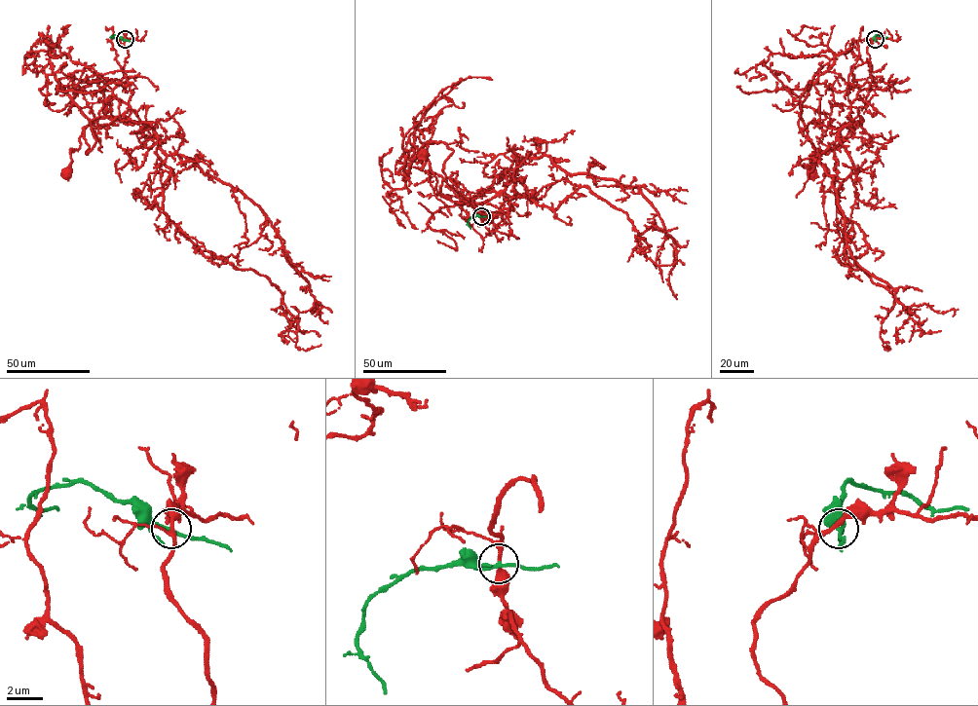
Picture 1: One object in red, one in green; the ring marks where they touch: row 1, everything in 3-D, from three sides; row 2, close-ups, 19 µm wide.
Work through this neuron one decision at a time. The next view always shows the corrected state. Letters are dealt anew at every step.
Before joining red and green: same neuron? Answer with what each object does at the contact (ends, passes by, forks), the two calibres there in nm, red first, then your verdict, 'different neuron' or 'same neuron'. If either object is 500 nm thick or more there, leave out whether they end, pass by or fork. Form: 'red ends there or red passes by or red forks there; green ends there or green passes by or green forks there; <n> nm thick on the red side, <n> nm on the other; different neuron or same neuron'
red passes by; green passes by; 240 nm thick on the red side, 190 nm on the other; different neuron

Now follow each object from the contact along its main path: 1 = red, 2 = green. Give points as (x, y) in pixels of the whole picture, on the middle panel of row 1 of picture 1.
1: (481, 216), (484, 207), (479, 212), (470, 199), (497, 193), (474, 204), (441, 197), (424, 152)
2: (481, 216), (469, 220), (470, 228)

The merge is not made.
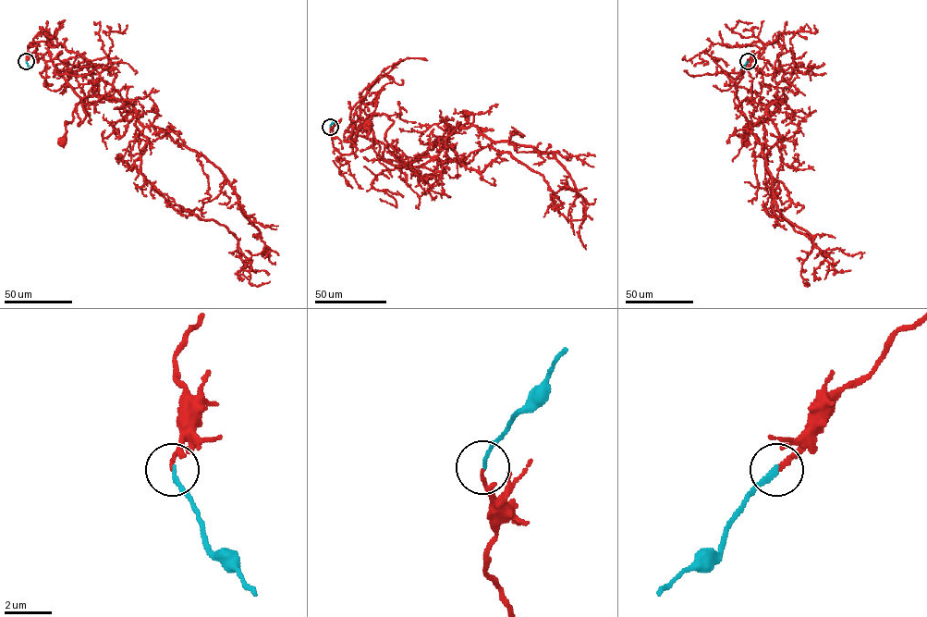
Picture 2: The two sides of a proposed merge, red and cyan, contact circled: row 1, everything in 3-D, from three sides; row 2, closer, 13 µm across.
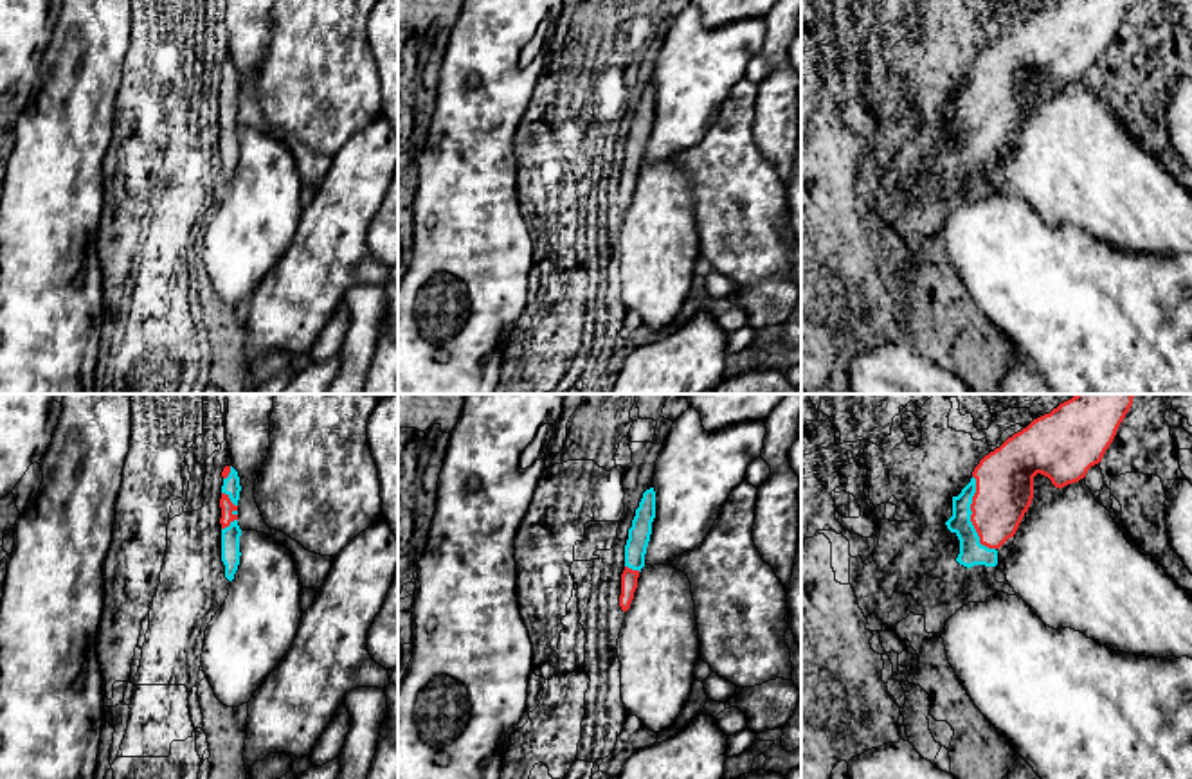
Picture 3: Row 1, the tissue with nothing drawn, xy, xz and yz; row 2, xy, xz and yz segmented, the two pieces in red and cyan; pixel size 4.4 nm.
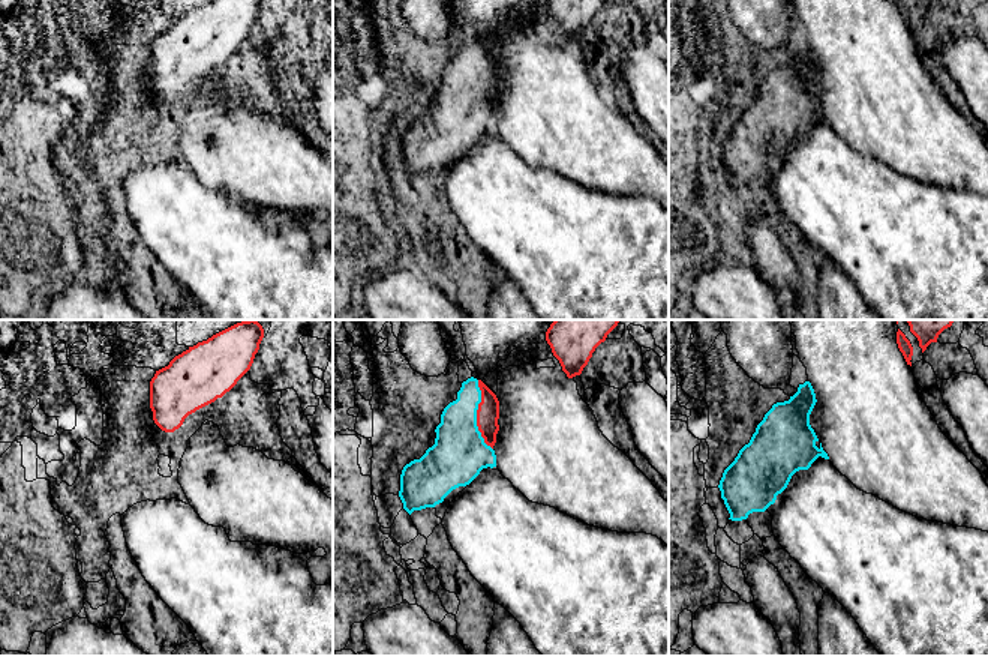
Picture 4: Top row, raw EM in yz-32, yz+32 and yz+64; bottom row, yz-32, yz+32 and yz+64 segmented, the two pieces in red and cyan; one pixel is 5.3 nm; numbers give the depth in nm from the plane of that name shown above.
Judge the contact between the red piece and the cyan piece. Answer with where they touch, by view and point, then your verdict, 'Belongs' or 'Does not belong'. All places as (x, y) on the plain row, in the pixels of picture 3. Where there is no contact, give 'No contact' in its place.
Touches red at yz (971, 114). Belongs

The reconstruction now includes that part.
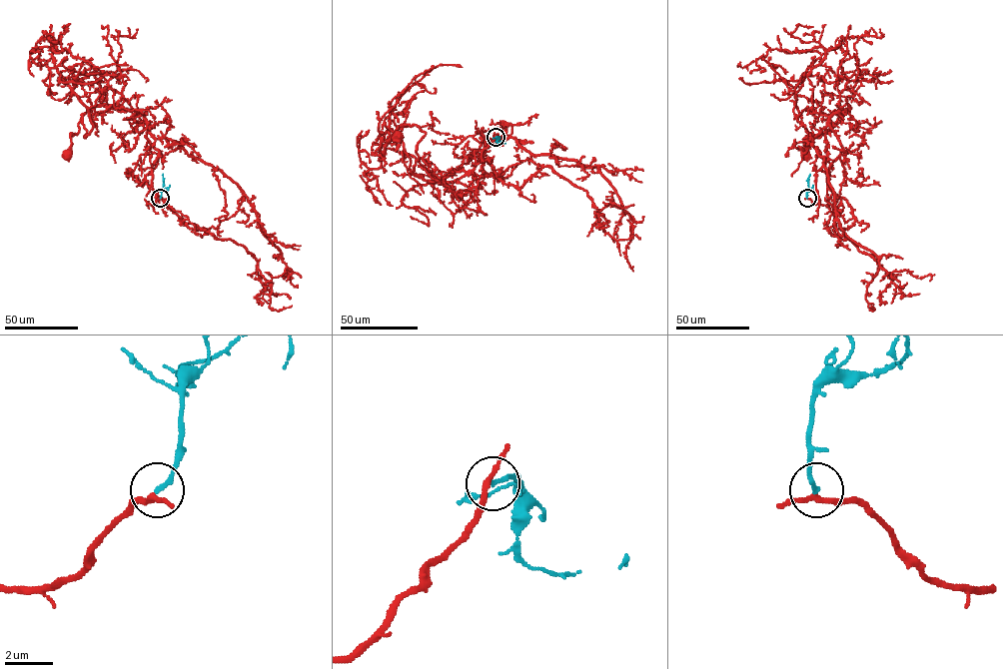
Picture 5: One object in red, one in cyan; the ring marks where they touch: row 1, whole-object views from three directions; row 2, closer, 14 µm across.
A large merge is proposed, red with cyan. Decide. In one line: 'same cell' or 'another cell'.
same cell

